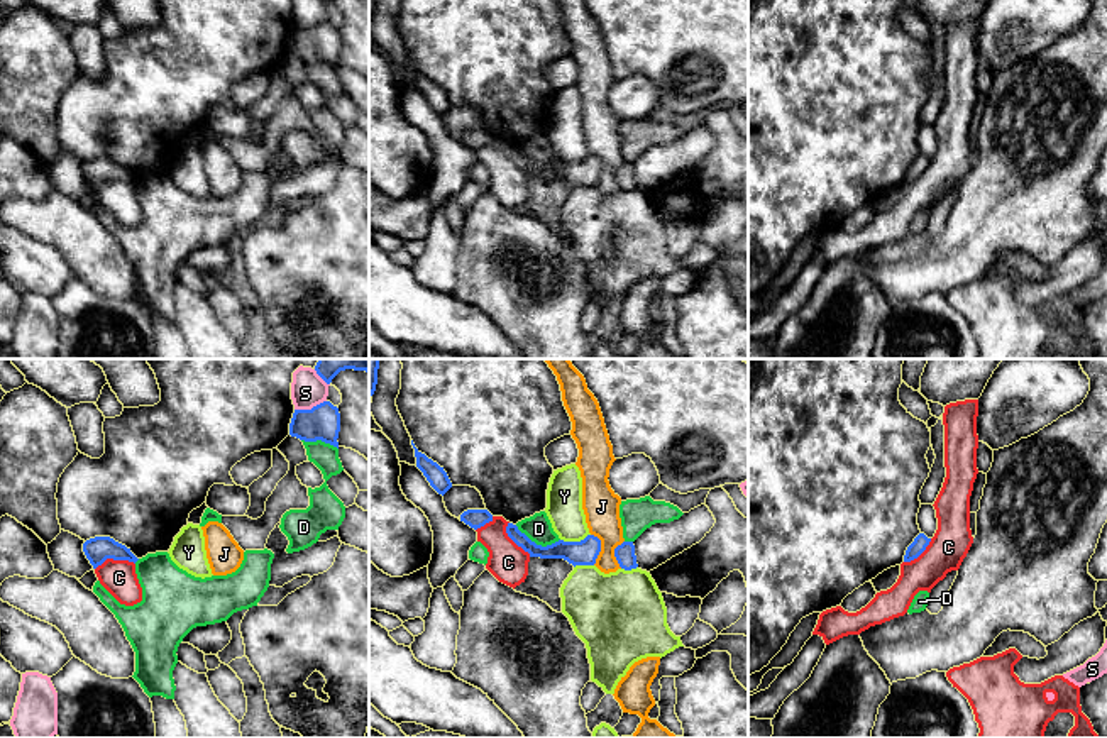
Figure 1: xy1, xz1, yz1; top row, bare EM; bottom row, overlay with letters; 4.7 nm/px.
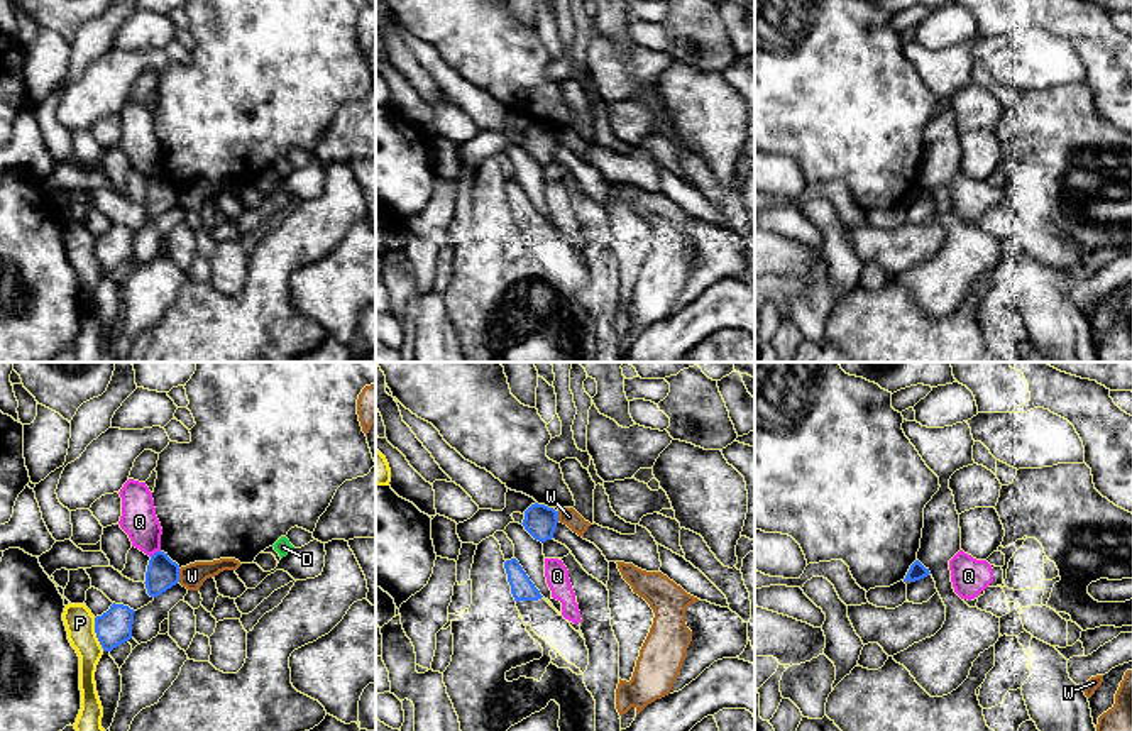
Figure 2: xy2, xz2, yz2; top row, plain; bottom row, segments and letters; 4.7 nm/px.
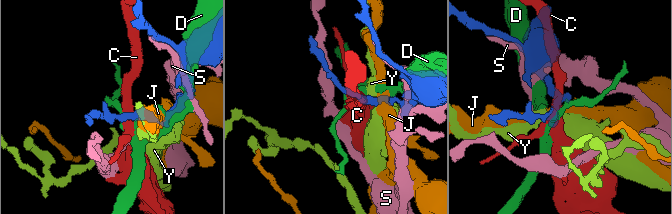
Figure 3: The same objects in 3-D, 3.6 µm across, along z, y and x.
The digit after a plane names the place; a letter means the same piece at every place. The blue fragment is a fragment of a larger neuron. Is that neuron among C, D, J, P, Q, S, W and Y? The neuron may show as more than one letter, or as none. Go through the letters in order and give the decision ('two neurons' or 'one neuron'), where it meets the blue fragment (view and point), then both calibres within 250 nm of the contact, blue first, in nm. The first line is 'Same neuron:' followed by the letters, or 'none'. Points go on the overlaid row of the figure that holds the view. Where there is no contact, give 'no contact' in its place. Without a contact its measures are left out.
Same neuron: none
C: two neurons; contact xy1 (114, 559); calibres 120 and 170 nm
D: two neurons; contact xz1 (535, 544); calibres 120 and 130 nm
J: two neurons; contact xz1 (600, 549); calibres 120 and 180 nm
P: two neurons; contact xy2 (97, 635); calibres 170 and 140 nm
Q: two neurons; contact xy2 (156, 552); calibres 150 and 170 nm
S: two neurons; contact xy1 (312, 408); calibres 170 and 160 nm
W: two neurons; contact xy2 (178, 576); calibres 150 and 120 nm
Y: two neurons; contact xz1 (574, 542); calibres 120 and 180 nm

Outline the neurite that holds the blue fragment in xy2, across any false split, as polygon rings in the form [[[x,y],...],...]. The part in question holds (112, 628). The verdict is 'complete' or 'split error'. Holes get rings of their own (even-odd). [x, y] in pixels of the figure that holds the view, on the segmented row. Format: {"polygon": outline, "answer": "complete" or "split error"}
{"polygon": [[[112,604],[107,613],[95,618],[95,633],[103,651],[112,651],[132,638],[134,609]]], "answer": "complete"}

